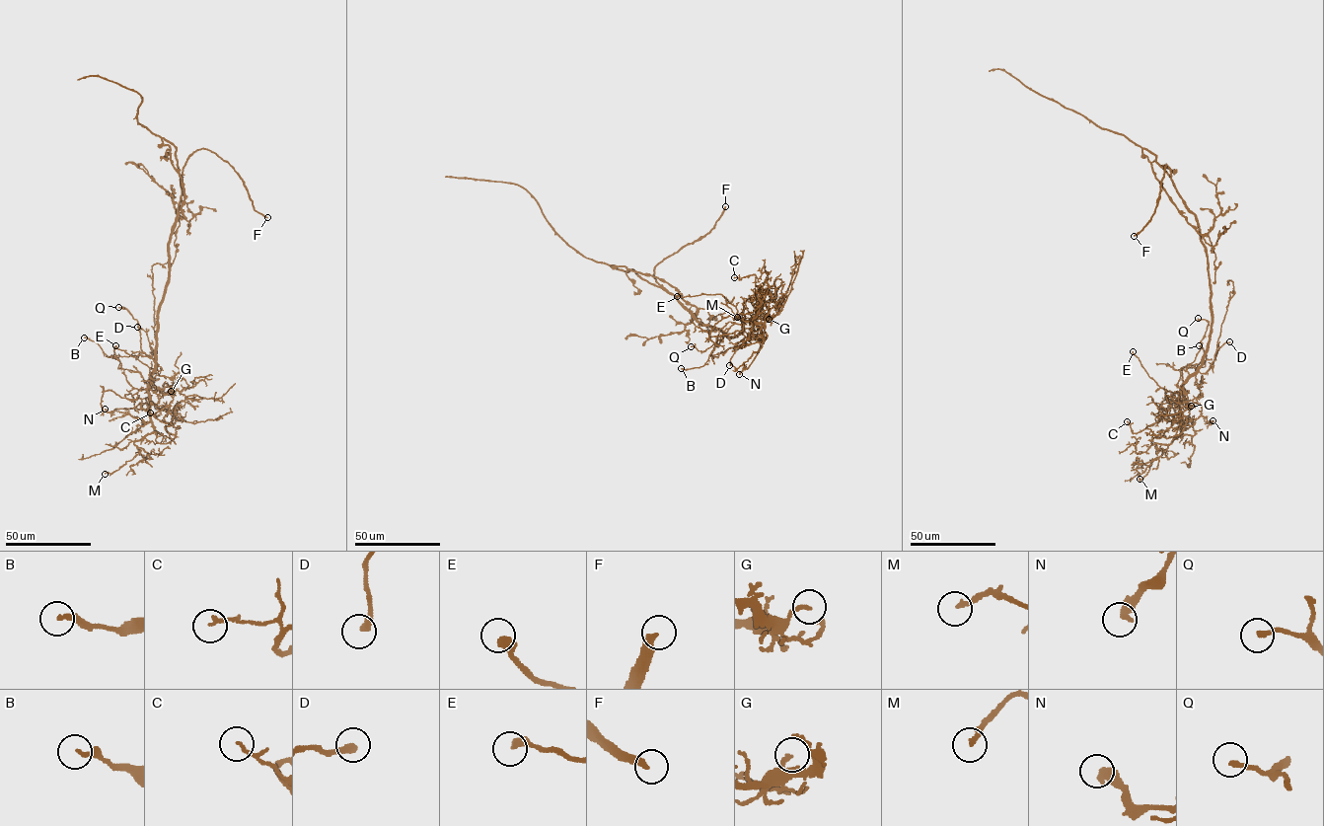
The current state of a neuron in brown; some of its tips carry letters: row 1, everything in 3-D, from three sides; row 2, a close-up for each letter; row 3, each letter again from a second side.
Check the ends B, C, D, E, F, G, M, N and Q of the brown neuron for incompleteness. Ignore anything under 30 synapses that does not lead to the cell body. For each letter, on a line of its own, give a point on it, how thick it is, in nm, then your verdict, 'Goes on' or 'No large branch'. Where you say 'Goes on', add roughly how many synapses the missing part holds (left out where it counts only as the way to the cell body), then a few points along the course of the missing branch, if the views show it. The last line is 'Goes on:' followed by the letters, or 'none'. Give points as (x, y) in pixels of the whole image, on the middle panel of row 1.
B: Place: (681, 368). Thickness 200 nm. No large branch
C: Place: (734, 277). Thickness 140 nm. No large branch
D: Place: (729, 365). Thickness 300 nm. No large branch
E: Place: (677, 296). Thickness 360 nm. No large branch
F: Place: (725, 206). Thickness 300 nm. Goes on. Course of what is missing: (725, 206), (727, 190), (735, 184)
G: Place: (769, 319). Thickness 170 nm. No large branch
M: Place: (737, 317). Thickness 200 nm. No large branch
N: Place: (739, 374). Thickness 400 nm. No large branch
Q: Place: (691, 346). Thickness 190 nm. No large branch
Goes on: F

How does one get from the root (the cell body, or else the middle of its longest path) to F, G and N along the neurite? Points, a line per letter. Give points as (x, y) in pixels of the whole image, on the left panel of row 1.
F: (174, 223), (183, 166), (200, 149), (229, 163), (255, 209), (267, 217)
G: (174, 223), (169, 246), (168, 284), (158, 314), (157, 357), (151, 378), (164, 392), (171, 391)
N: (174, 223), (168, 284), (158, 314), (157, 357), (148, 389), (150, 406), (145, 402), (110, 412), (105, 409)

